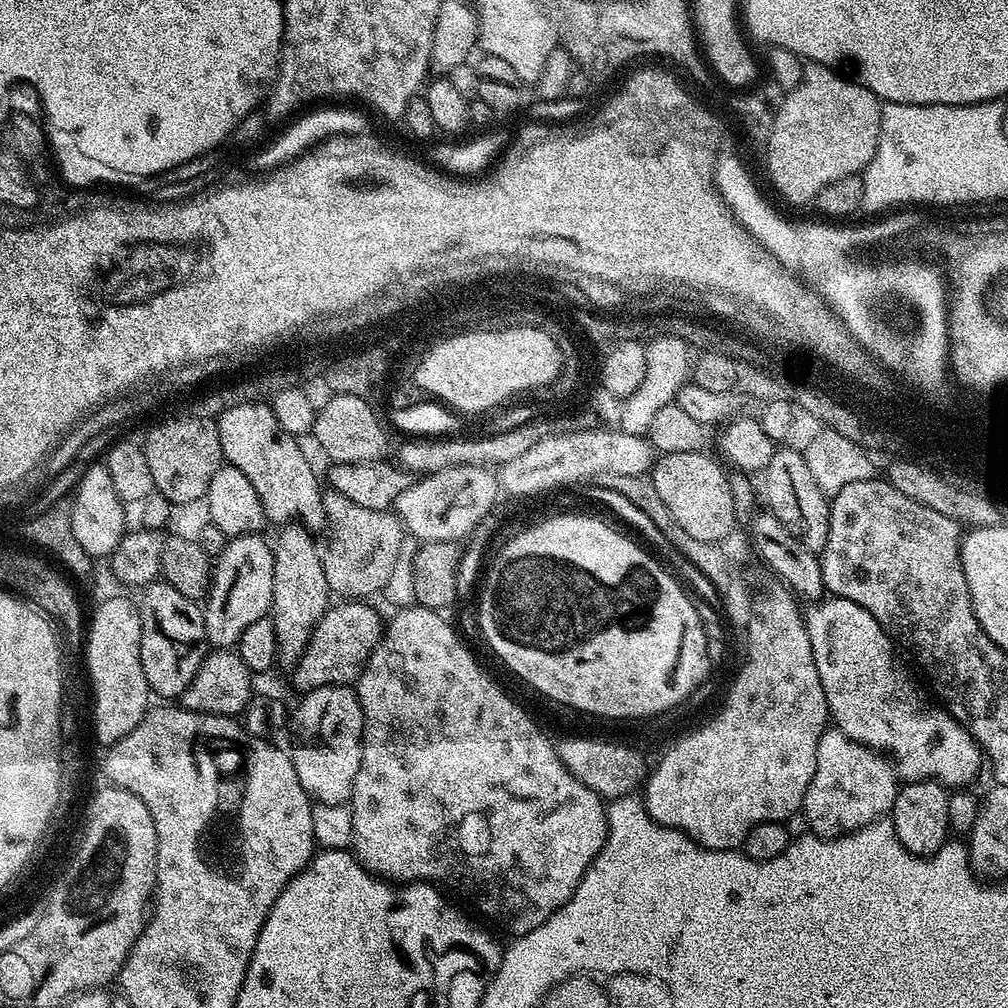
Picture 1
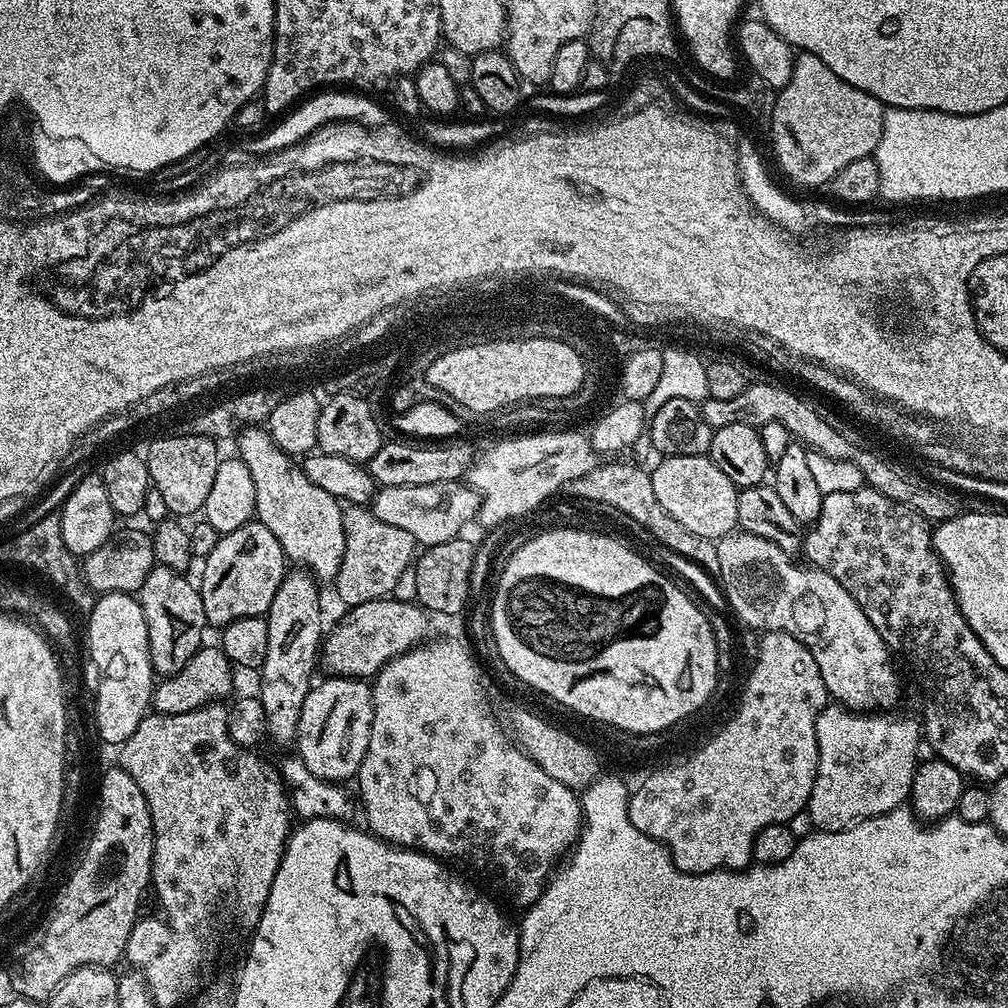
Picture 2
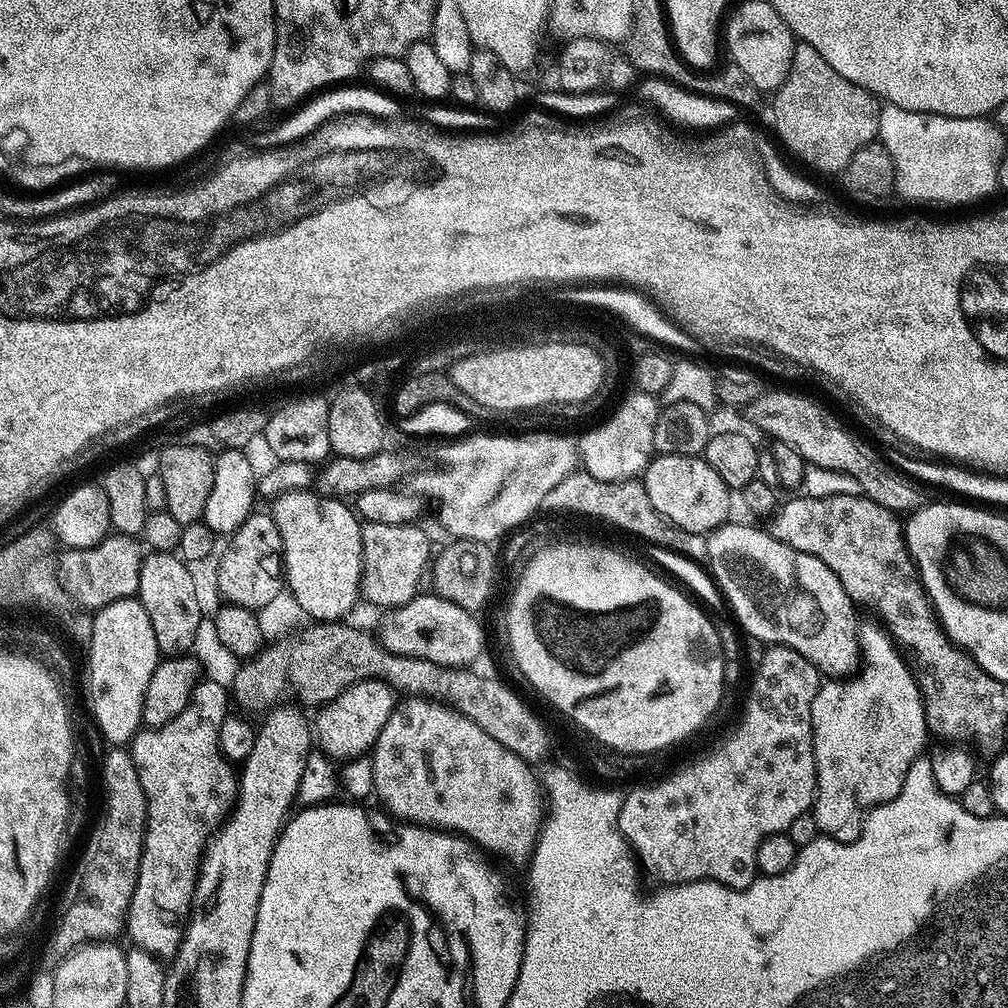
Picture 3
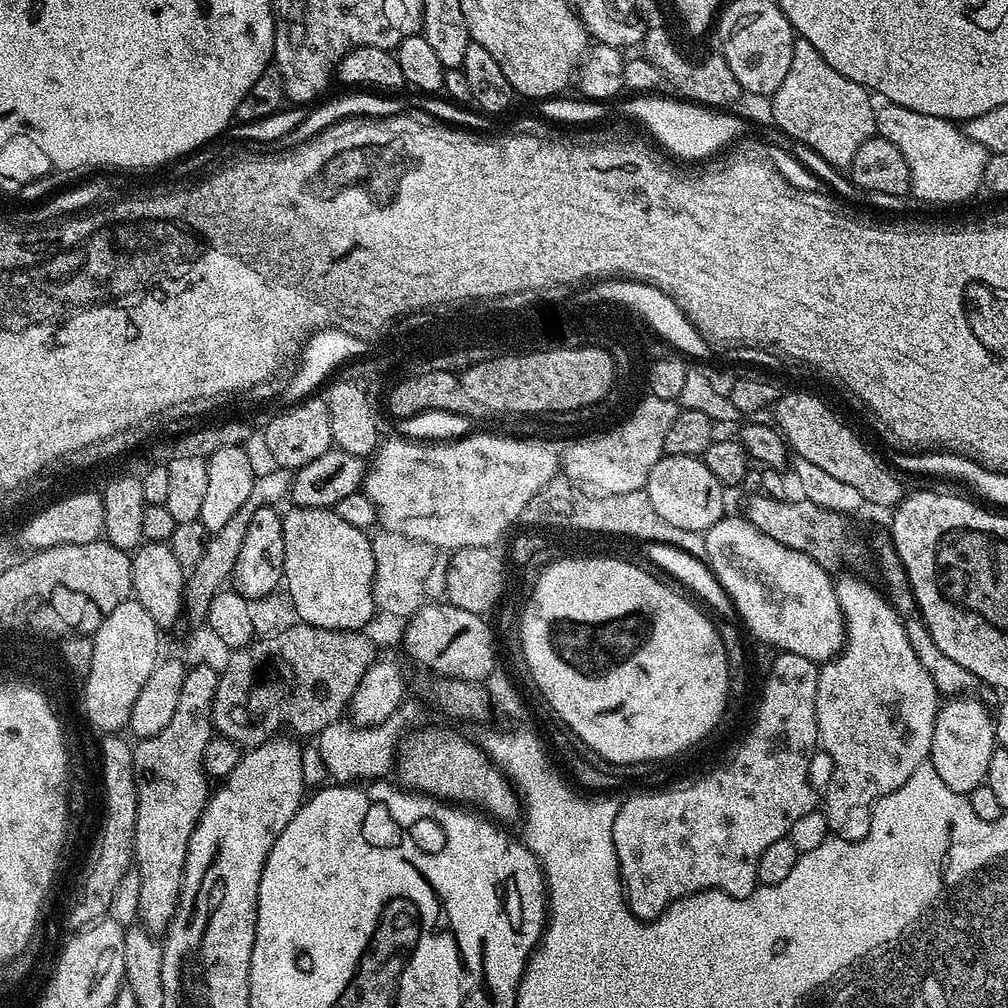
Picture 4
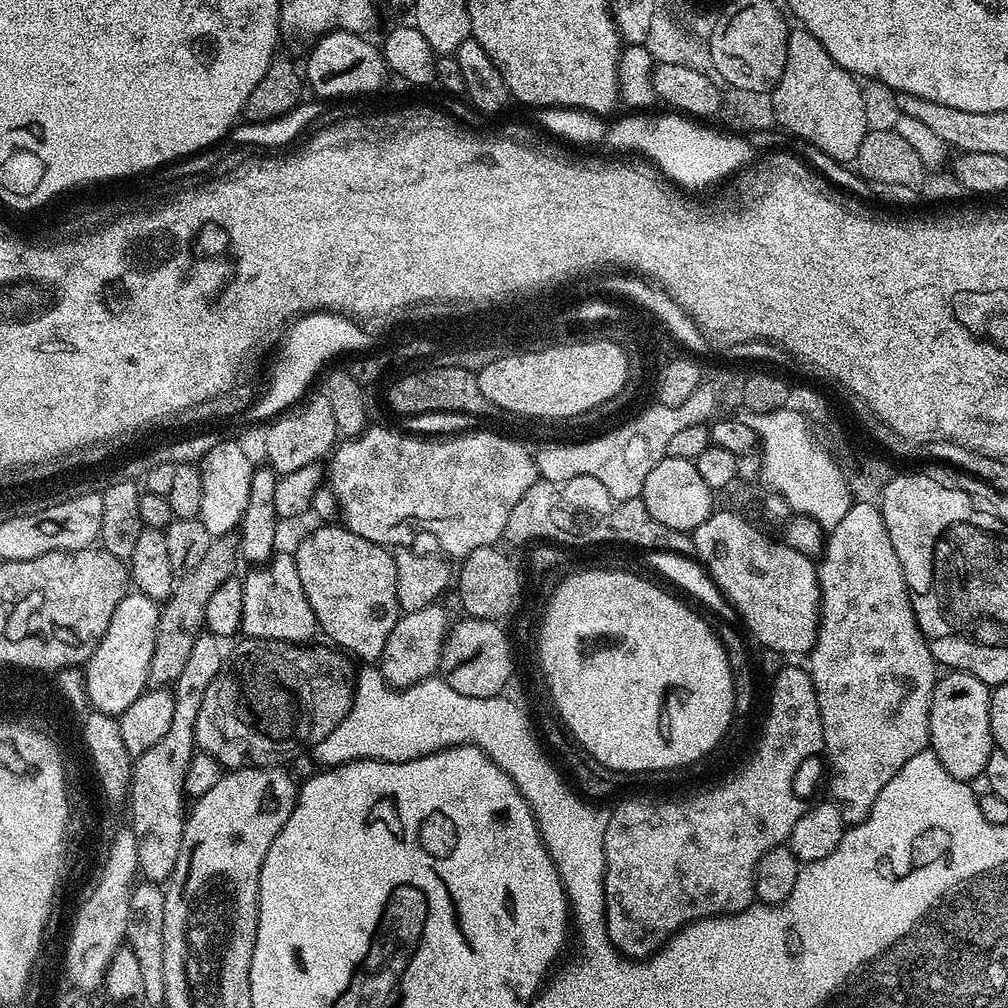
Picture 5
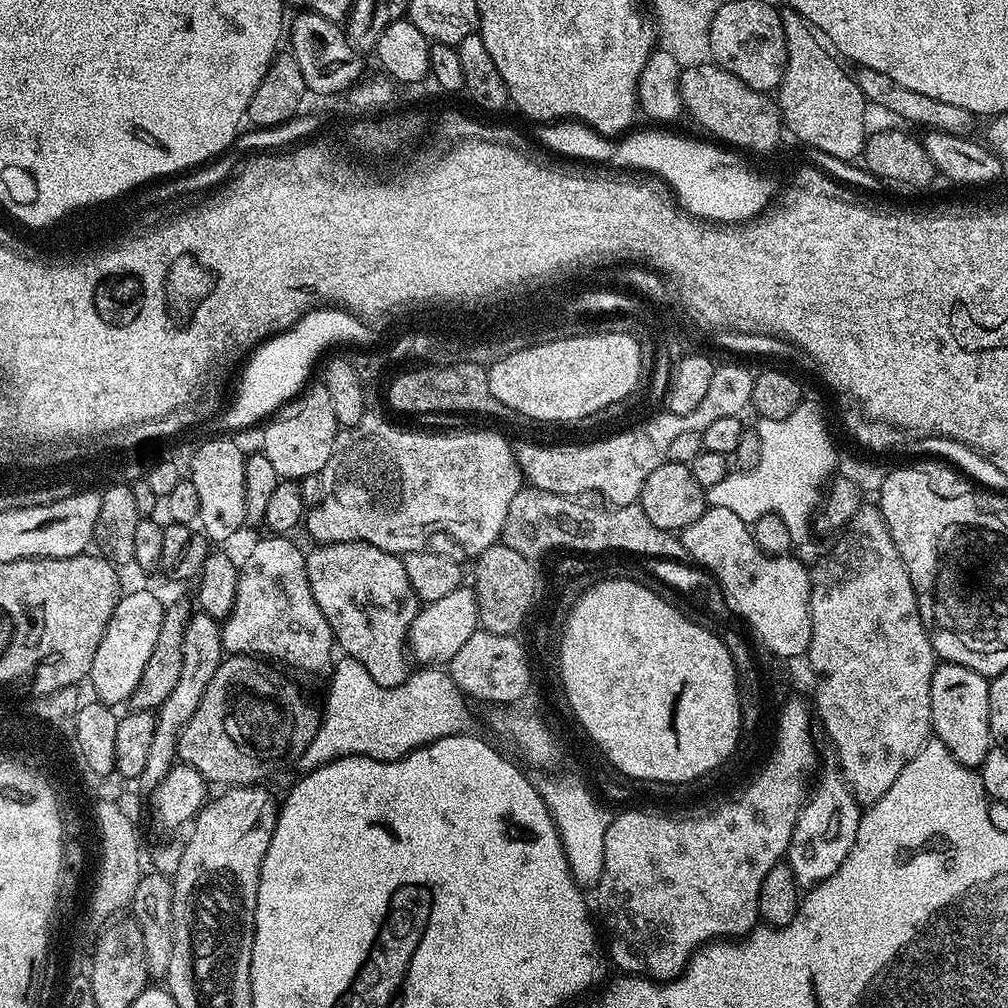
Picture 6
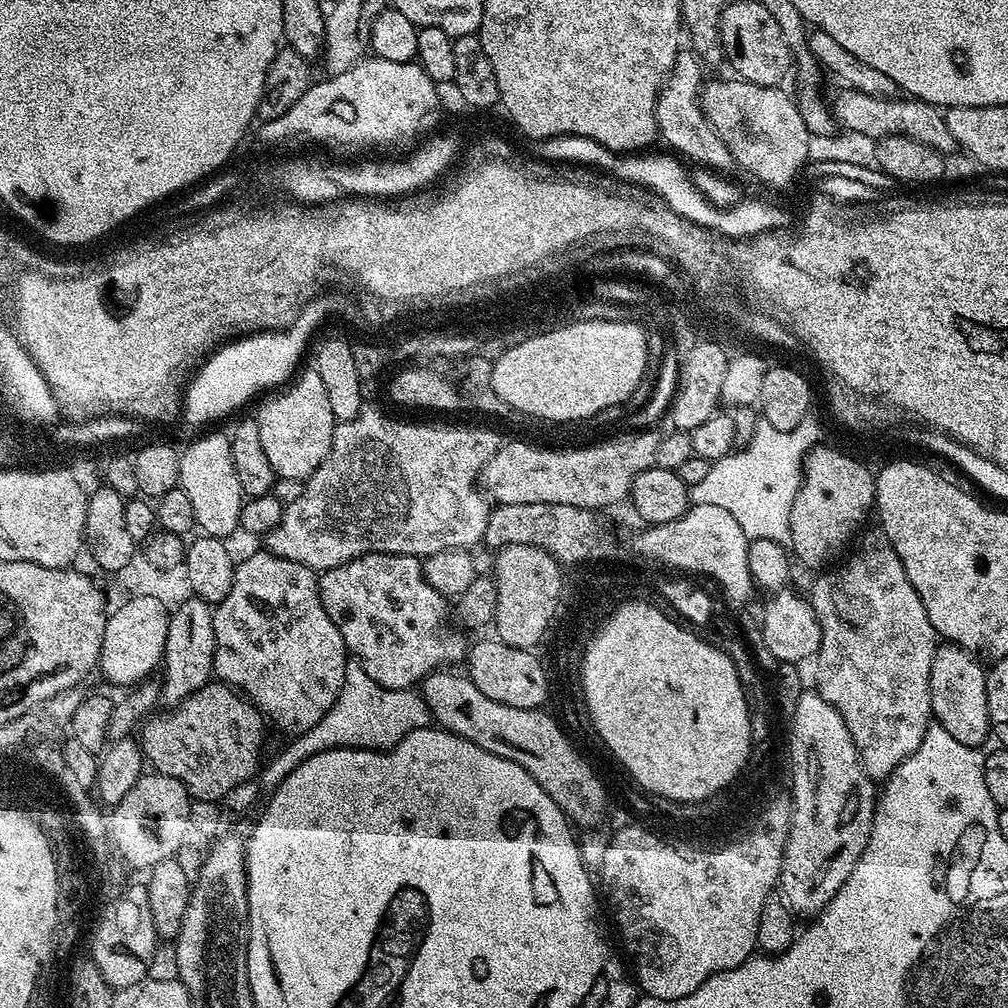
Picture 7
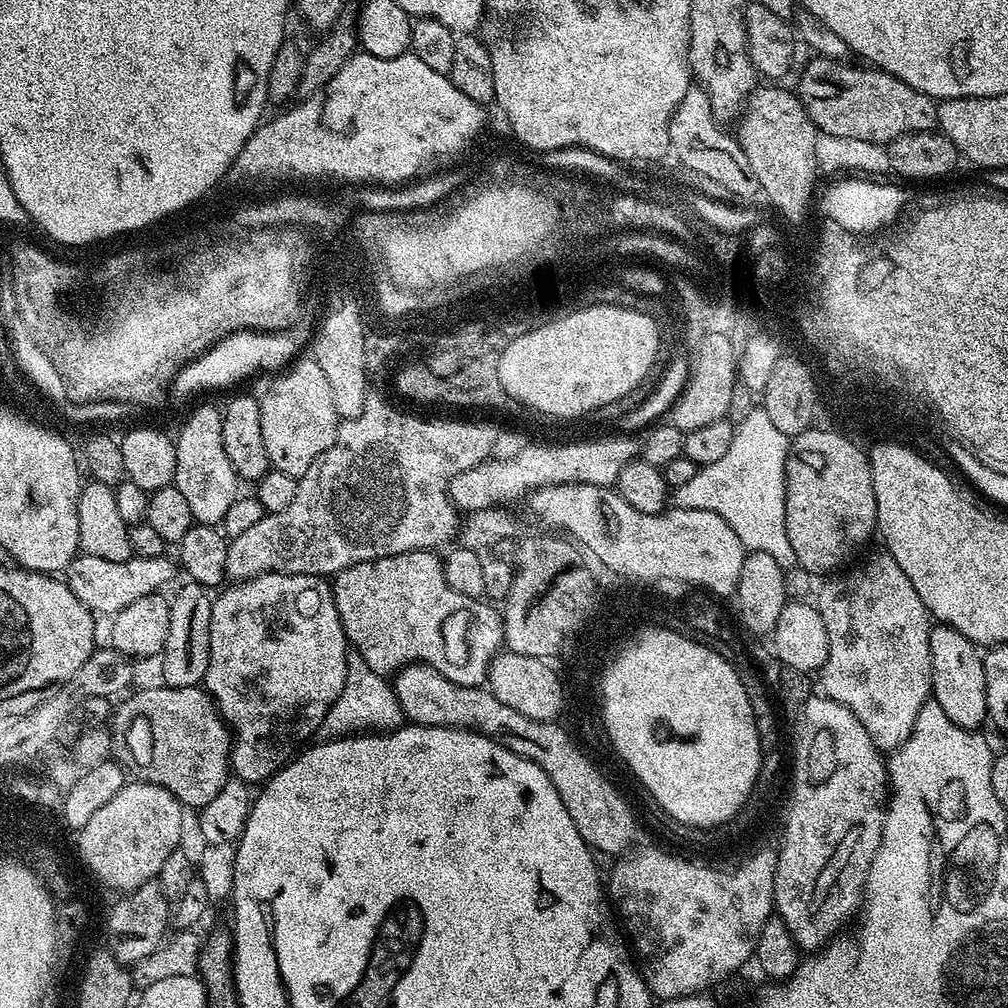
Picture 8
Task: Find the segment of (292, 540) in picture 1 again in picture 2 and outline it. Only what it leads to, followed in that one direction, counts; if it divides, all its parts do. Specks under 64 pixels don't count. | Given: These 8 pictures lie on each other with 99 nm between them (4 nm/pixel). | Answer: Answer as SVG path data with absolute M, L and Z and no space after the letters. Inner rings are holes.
M307 570L292 571L285 575L278 586L278 594L274 594L274 602L270 602L268 607L266 619L270 634L266 645L266 662L258 669L258 695L262 710L266 710L268 735L273 741L276 739L278 743L288 745L295 741L302 702L306 702L306 694L314 686L312 671L318 668L322 633L326 628L324 616L320 613L321 585Z

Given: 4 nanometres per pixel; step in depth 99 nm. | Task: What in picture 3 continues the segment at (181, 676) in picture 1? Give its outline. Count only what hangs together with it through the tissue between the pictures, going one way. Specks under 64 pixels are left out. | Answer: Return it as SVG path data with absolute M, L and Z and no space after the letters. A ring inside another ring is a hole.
M149 551L142 562L138 599L146 614L150 614L150 626L154 626L154 638L161 657L182 656L192 651L194 634L202 617L200 596L196 593L192 572L193 569L176 552Z

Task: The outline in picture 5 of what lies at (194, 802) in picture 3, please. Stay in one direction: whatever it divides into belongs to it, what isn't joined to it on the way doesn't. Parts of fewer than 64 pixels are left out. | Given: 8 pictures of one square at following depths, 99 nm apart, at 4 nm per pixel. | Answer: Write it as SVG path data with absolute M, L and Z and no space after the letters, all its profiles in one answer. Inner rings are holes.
M201 634L194 642L190 658L172 688L174 718L170 721L170 730L166 730L166 735L155 746L150 746L146 754L135 757L132 766L132 785L128 787L130 827L138 842L139 875L153 884L163 885L169 880L178 862L186 819L184 779L197 751L196 723L198 710L202 710L202 698L206 698L206 690L226 659L225 649L220 649L220 644L221 637L211 634Z

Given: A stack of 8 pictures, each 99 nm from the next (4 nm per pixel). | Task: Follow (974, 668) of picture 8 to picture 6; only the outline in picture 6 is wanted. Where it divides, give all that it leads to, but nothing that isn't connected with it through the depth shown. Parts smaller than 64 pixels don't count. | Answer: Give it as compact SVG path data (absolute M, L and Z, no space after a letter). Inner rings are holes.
M937 663L930 682L930 706L932 707L932 731L954 754L964 768L979 769L986 754L994 747L988 721L989 681L974 670L961 664Z

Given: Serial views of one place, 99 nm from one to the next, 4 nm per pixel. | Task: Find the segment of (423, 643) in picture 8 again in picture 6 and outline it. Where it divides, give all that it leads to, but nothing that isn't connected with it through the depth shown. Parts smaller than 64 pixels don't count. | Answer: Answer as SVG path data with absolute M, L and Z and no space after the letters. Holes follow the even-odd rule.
M366 542L320 544L313 552L307 553L306 574L310 590L314 594L314 602L318 602L318 610L322 610L322 614L326 614L326 622L330 622L333 641L339 647L341 644L351 659L362 662L362 666L366 666L370 678L374 678L378 686L397 688L404 683L410 675L406 641L418 611L418 601L410 586L410 578L406 578L403 559L395 552L387 552Z

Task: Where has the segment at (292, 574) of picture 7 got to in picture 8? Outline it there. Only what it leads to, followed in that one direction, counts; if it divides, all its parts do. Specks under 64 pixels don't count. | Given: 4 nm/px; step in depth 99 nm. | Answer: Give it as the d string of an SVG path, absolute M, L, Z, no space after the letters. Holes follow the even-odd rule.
M263 572L260 576L251 576L249 580L229 583L220 594L220 597L217 595L212 601L210 666L206 666L206 674L202 684L208 695L216 701L216 707L220 709L220 715L224 717L232 733L232 763L230 768L235 779L242 780L249 786L260 786L267 782L274 773L279 772L301 745L311 741L317 735L322 718L326 718L330 706L334 706L338 694L342 694L342 686L346 682L346 662L349 658L350 645L344 636L342 622L338 618L338 610L334 606L331 583L322 582L321 577L307 576L297 572Z

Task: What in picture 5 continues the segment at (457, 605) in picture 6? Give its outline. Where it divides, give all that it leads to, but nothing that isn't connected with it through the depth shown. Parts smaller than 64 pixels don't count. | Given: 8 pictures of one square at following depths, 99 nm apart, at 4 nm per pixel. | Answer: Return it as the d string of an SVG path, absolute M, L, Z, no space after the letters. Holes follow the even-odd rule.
M439 603L426 606L422 610L404 612L400 620L390 630L384 647L384 655L378 661L384 683L397 689L409 688L420 680L426 680L437 675L440 667L440 655L444 653L444 639L450 631L448 612L440 608Z

